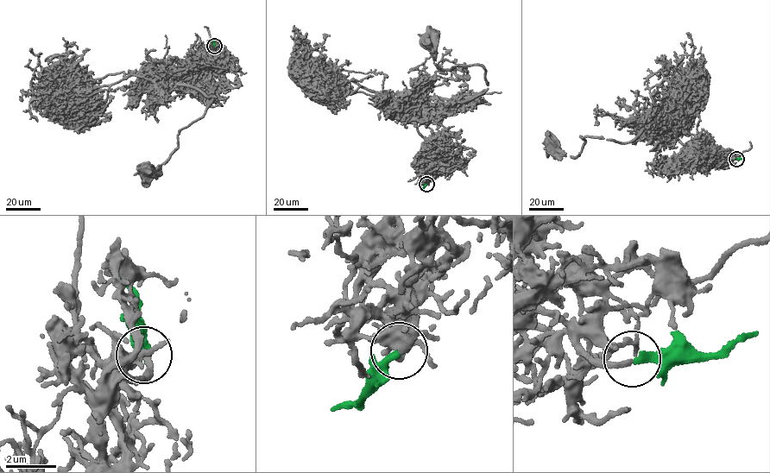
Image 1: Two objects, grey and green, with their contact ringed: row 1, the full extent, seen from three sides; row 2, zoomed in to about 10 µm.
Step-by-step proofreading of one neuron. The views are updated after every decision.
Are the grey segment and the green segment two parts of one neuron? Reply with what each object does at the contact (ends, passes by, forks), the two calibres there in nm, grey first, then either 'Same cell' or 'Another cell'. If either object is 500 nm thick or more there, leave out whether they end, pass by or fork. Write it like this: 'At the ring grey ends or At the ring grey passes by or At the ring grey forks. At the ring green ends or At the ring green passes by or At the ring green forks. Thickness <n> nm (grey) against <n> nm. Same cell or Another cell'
At the ring grey ends. At the ring green ends. Thickness 220 nm (grey) against 240 nm. Same cell

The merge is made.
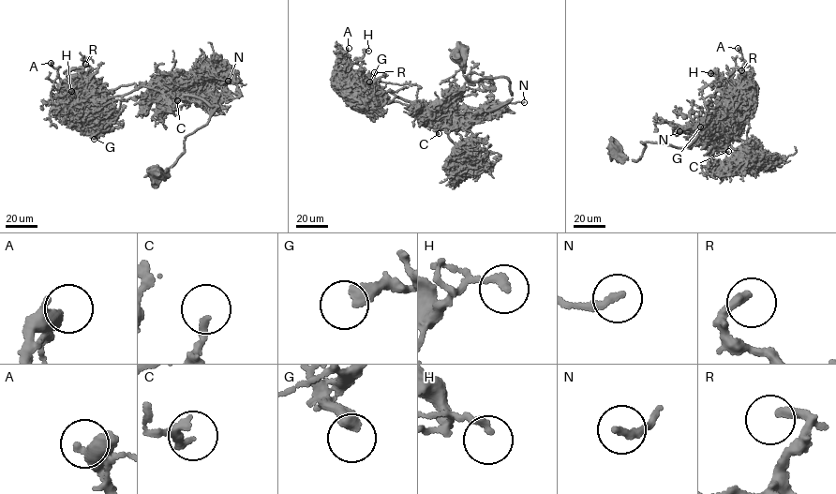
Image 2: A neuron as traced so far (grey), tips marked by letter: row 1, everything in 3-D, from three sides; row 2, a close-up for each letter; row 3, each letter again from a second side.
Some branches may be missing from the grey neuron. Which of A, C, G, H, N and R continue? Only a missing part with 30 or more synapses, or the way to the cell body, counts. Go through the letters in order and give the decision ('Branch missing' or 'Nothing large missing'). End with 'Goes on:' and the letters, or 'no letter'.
A: Nothing large missing
C: Nothing large missing
G: Nothing large missing
H: Nothing large missing
N: Branch missing
R: Nothing large missing
Goes on: N

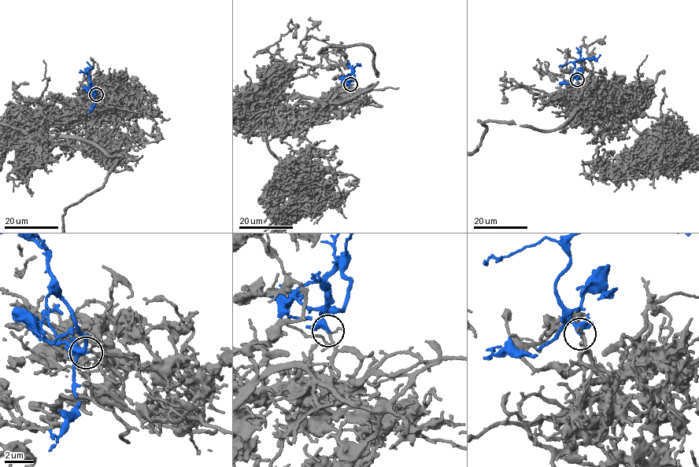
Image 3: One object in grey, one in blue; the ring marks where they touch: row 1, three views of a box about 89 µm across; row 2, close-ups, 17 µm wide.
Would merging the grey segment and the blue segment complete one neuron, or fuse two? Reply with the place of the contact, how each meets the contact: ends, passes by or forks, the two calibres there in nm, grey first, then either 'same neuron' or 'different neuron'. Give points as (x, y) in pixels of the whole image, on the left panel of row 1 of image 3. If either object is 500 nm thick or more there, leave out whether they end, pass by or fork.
(96, 94) | grey forks | blue forks | 100/280 nm | same neuron

